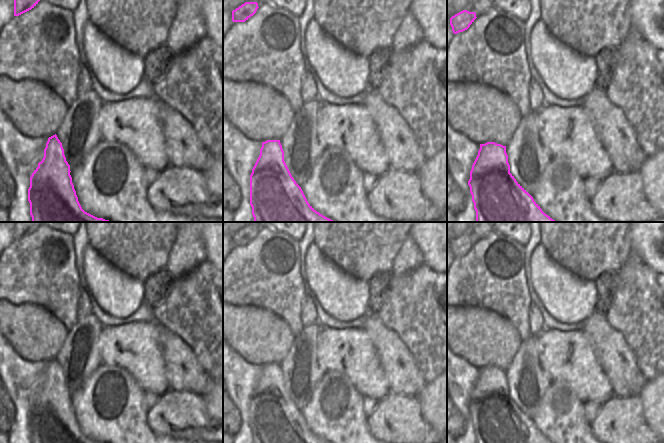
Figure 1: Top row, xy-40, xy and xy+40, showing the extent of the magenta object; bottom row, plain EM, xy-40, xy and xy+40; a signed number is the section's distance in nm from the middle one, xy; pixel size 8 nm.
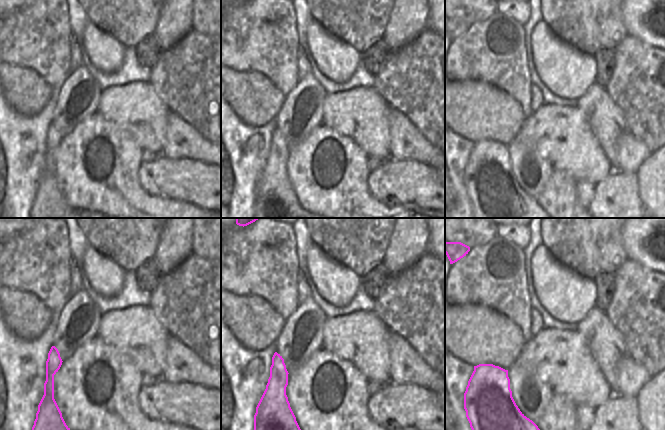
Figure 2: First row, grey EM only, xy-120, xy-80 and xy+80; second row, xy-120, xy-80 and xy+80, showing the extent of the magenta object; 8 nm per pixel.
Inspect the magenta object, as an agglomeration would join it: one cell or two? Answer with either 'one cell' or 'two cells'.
one cell

